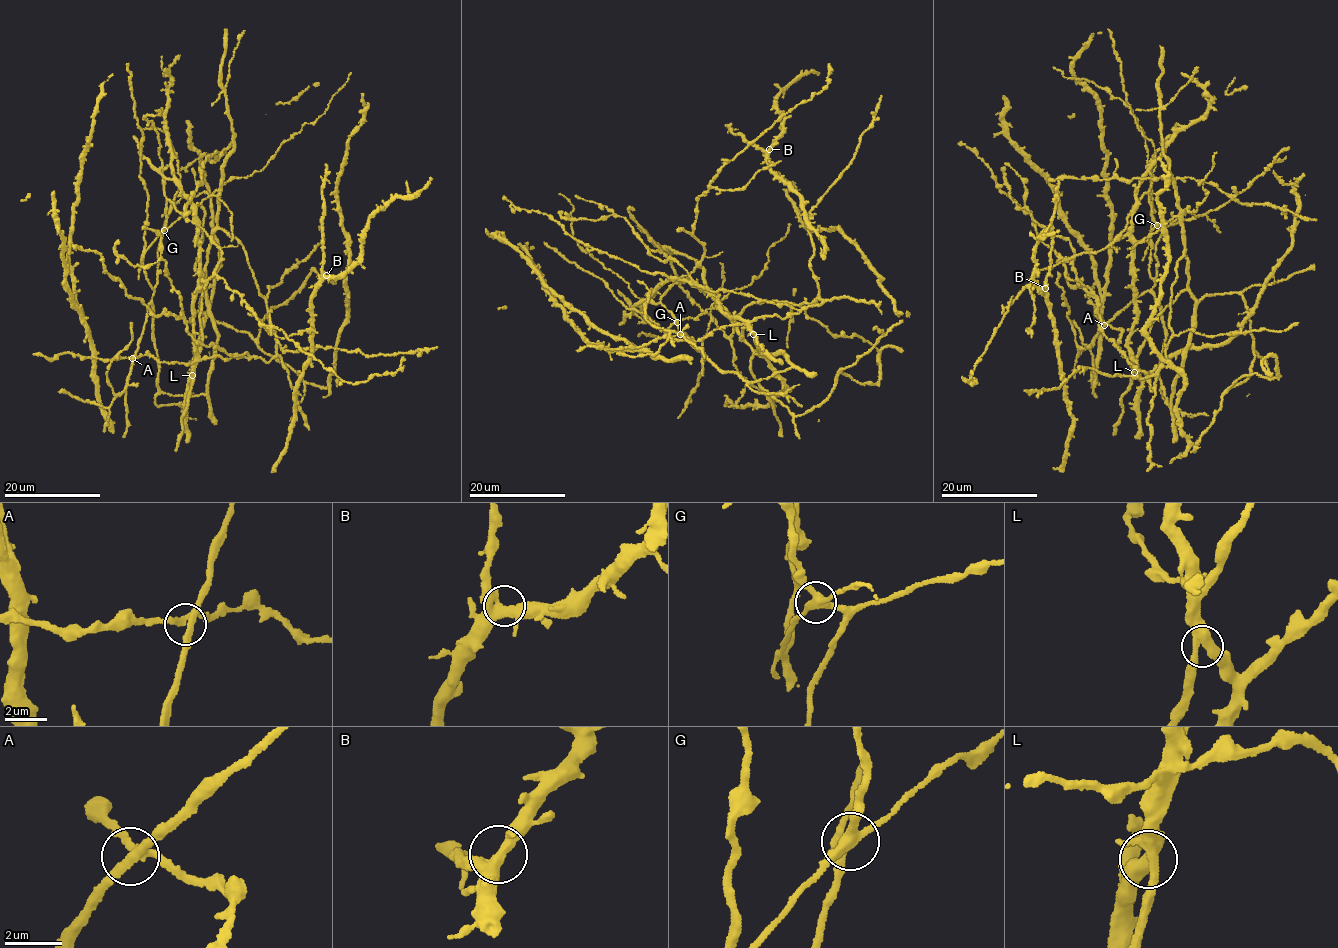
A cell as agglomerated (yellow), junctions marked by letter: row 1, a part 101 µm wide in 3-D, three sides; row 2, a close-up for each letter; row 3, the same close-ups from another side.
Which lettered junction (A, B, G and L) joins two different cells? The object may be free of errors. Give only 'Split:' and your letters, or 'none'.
Split: G

